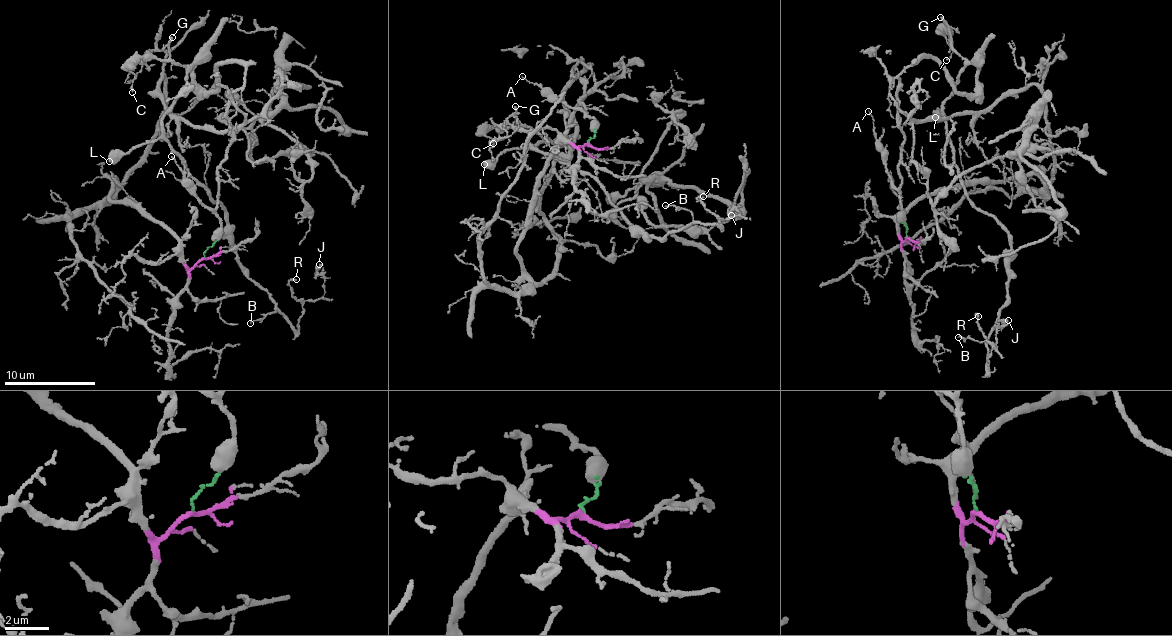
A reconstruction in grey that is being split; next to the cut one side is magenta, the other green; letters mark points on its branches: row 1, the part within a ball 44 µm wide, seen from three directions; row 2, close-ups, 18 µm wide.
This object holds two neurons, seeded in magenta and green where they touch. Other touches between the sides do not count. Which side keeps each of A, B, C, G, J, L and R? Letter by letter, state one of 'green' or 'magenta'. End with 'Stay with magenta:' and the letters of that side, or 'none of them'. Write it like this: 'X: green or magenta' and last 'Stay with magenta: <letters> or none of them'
A: green
B: green
C: green
G: green
J: green
L: green
R: green
Stay with magenta: none of them

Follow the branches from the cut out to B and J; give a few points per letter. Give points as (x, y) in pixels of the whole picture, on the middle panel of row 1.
B: (589, 143), (579, 59), (567, 151), (529, 146), (585, 171), (639, 234), (693, 221), (665, 205)
J: (589, 143), (579, 59), (567, 151), (528, 145), (594, 179), (639, 234), (731, 215)

